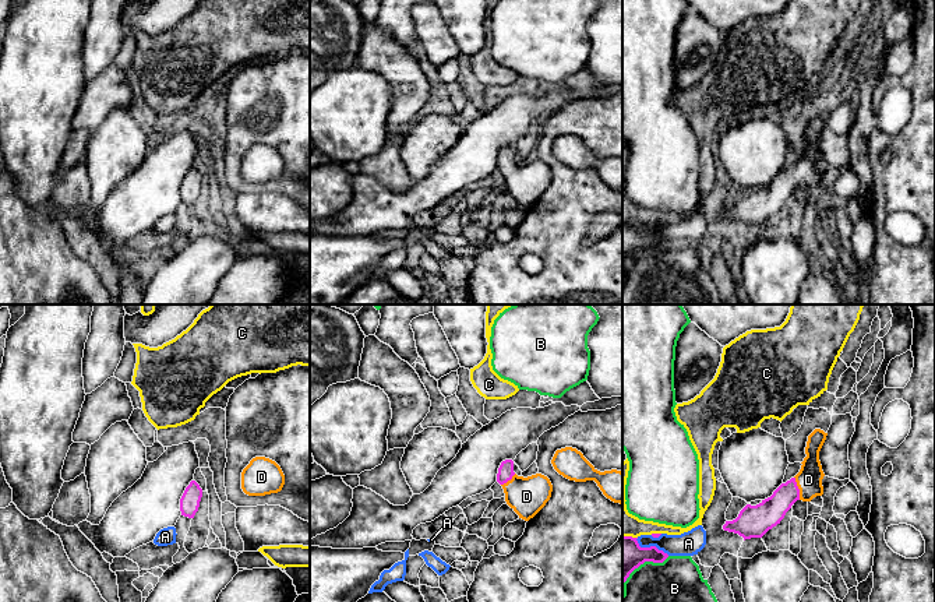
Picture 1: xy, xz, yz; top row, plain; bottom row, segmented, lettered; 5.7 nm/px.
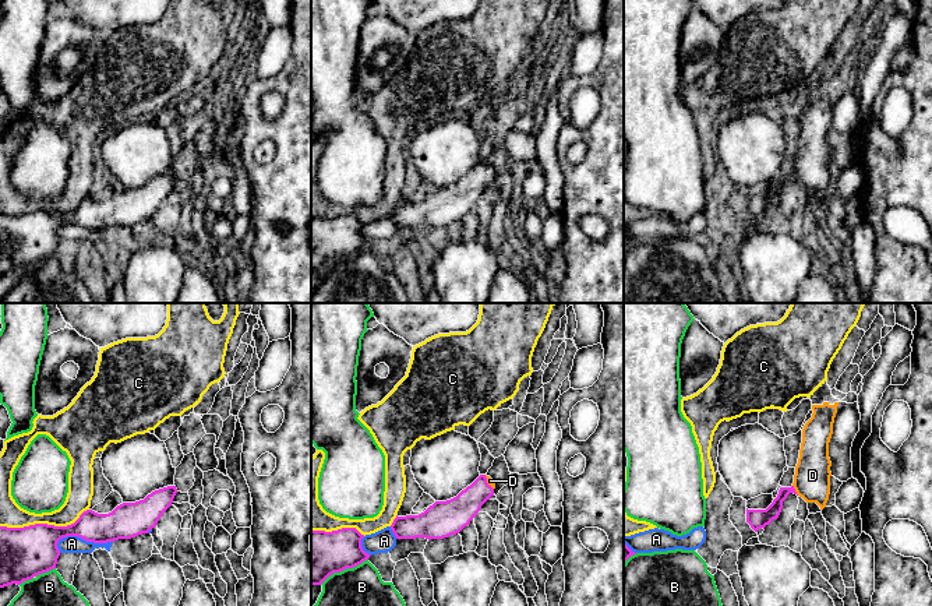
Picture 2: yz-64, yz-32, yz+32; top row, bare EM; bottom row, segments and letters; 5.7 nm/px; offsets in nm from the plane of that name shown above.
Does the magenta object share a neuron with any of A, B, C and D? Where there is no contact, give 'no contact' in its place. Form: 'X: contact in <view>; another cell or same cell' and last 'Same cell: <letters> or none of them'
A: contact in yz; another cell
B: contact in yz; another cell
C: contact in yz; another cell
D: contact in yz; same cell
Same cell: D

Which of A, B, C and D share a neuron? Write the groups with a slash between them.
A / B / C / D

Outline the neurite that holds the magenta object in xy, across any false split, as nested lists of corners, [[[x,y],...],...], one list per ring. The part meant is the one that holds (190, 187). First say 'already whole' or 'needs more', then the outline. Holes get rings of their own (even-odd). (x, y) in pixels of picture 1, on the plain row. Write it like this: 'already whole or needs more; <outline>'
already whole; [[[191,168],[180,186],[181,203],[194,205],[195,200],[198,198],[201,184],[202,176],[195,168]]]

